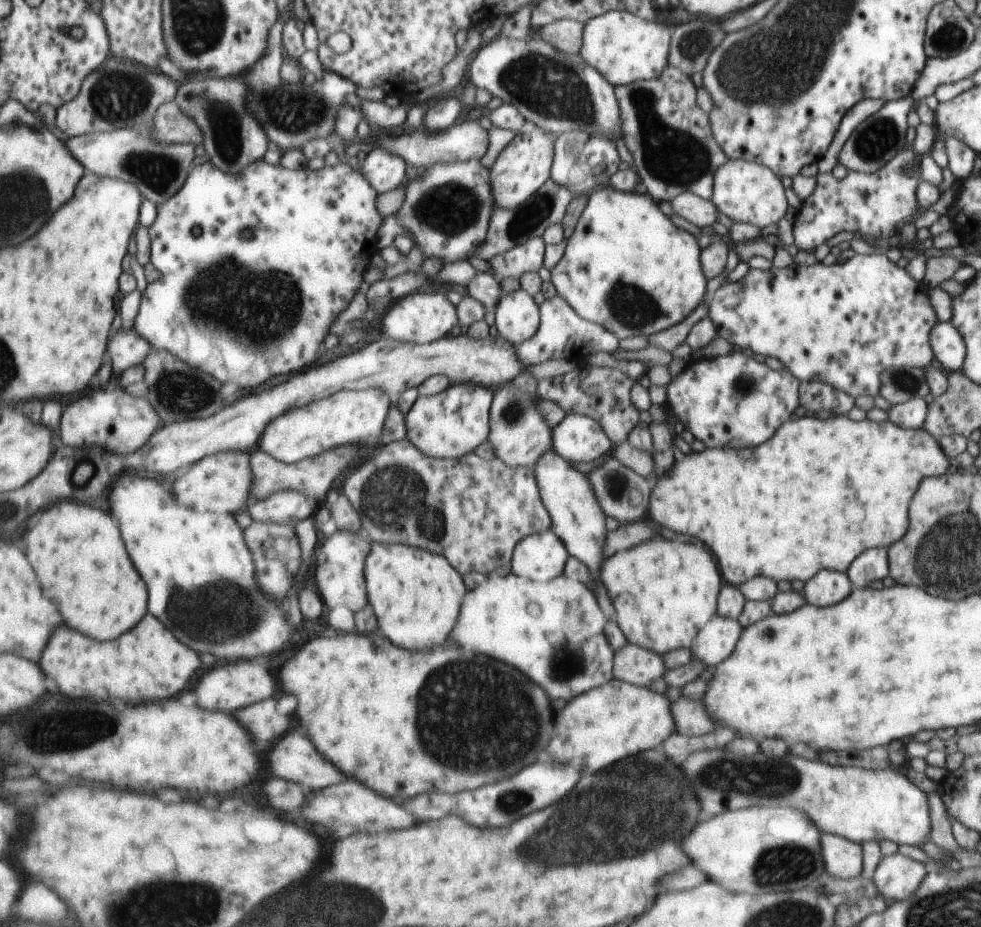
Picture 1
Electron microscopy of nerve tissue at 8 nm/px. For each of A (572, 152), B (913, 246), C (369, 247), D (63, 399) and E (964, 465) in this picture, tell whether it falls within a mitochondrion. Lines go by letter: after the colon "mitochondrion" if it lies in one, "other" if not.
A: mitochondrion
B: other
C: other
D: other
E: other

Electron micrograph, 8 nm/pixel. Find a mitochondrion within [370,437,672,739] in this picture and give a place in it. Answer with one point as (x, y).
(563, 665)

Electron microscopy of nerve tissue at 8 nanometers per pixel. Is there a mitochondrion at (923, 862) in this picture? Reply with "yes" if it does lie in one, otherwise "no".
no

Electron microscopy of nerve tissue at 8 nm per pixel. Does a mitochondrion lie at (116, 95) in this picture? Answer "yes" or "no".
yes

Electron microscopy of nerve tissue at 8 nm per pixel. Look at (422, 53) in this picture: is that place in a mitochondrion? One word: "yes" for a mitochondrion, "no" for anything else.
no

